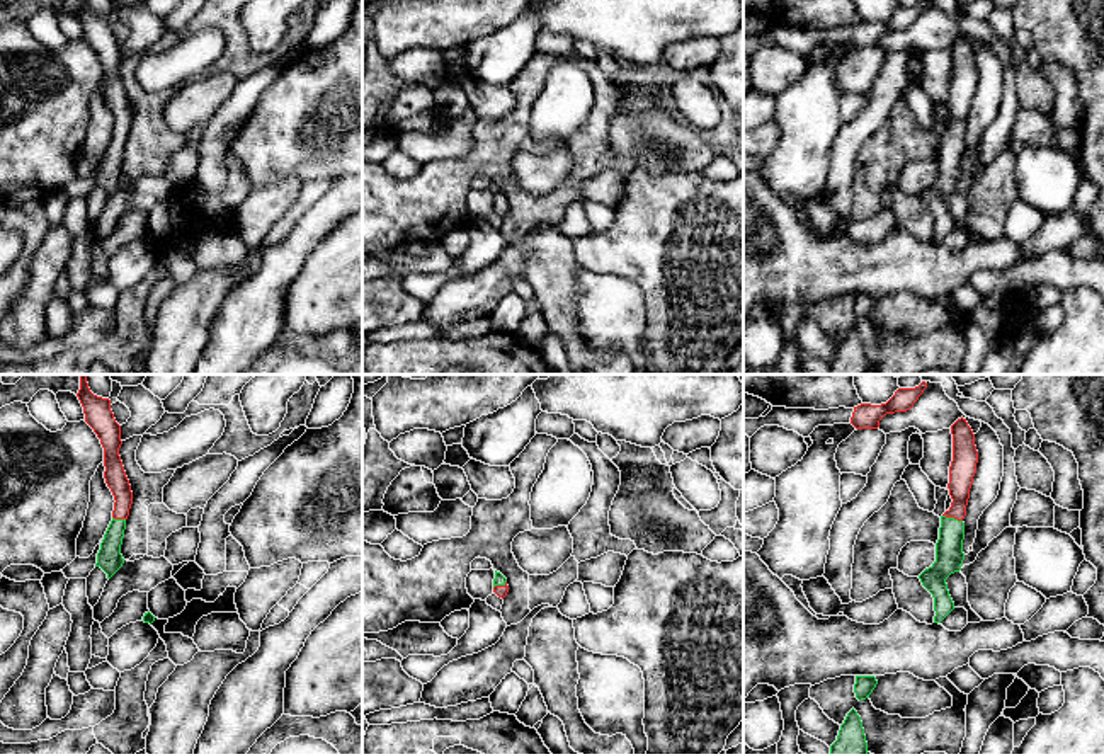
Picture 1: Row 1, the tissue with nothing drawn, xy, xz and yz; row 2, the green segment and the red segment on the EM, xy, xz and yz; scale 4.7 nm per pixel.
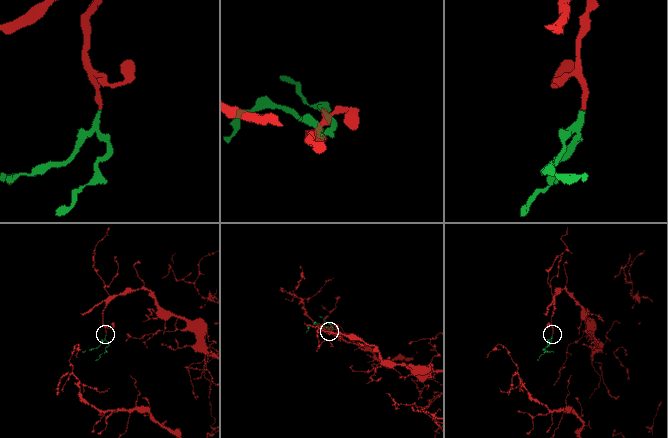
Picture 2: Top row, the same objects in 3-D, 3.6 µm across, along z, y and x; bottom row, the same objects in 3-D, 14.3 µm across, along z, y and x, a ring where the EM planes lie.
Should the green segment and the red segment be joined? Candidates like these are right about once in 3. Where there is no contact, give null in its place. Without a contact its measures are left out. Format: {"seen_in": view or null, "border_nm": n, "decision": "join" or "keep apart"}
{"seen_in": "yz", "border_nm": 100, "decision": "join"}

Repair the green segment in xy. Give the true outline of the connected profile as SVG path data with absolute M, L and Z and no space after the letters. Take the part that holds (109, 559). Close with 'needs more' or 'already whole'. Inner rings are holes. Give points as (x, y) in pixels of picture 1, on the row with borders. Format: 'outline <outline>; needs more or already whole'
outline M80 374L77 397L83 407L85 422L94 429L104 448L104 478L116 500L112 521L104 534L95 563L95 567L100 567L107 574L107 579L111 579L124 563L121 545L133 504L131 485L119 456L122 444L121 426L114 419L111 400L90 391L87 374Z; needs more

